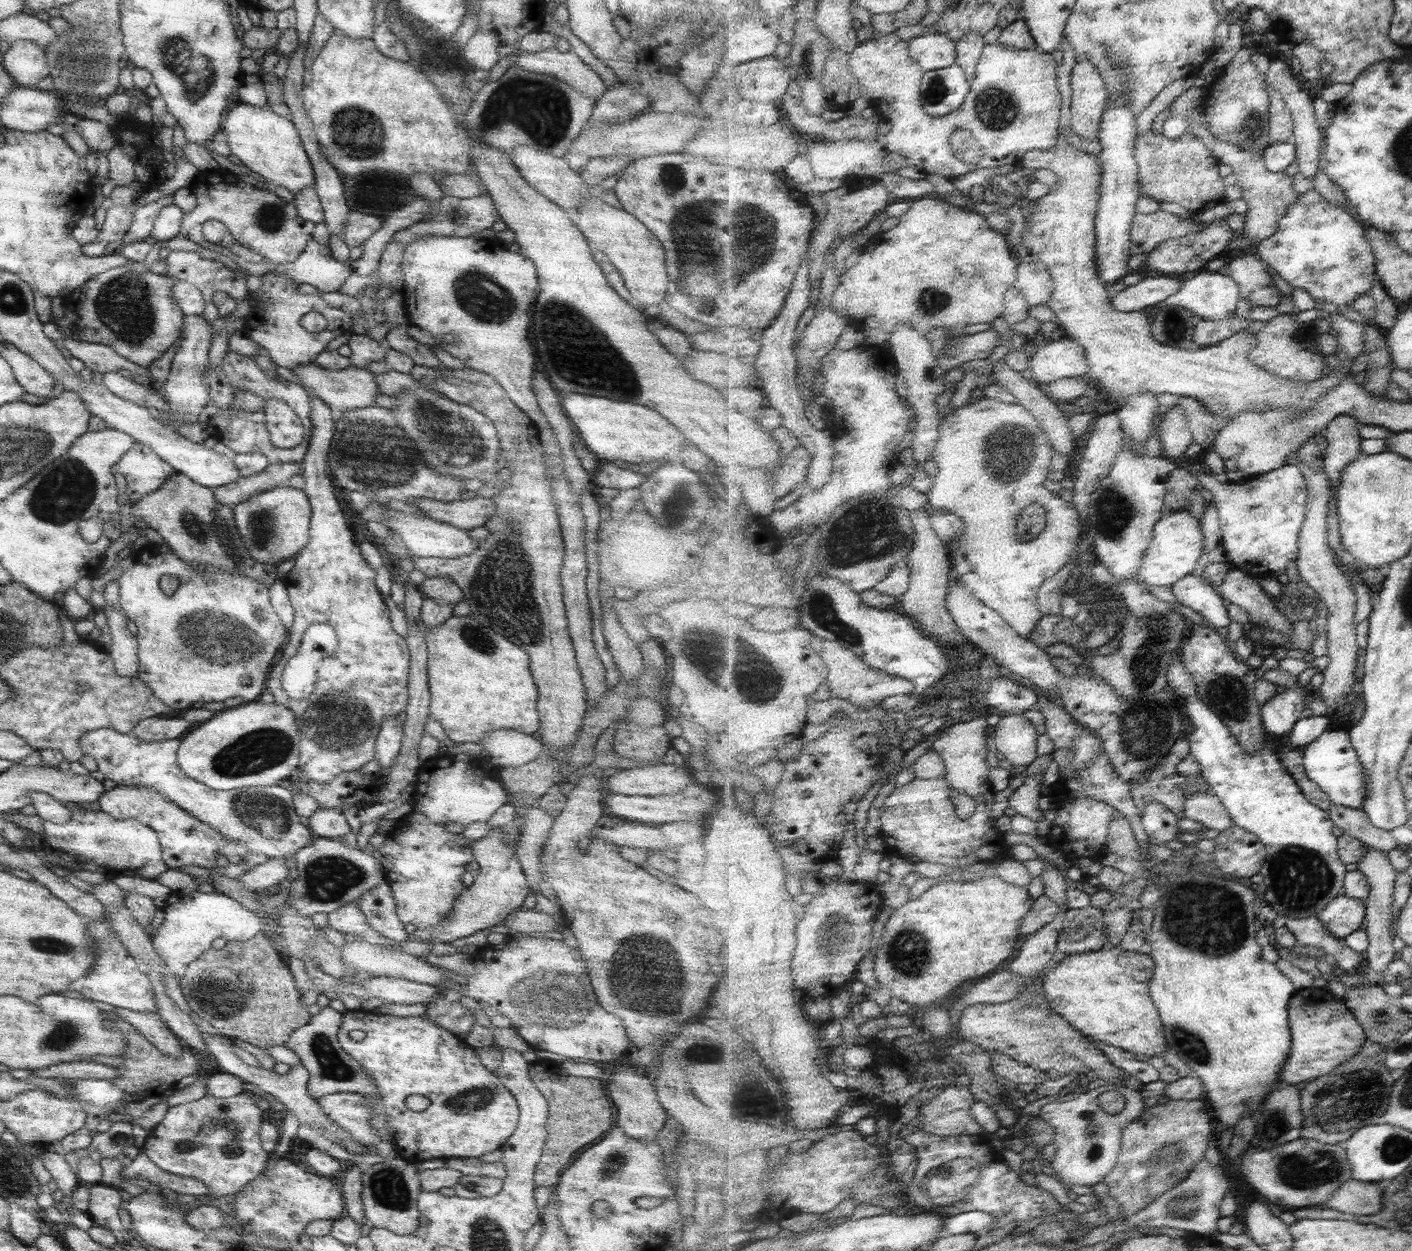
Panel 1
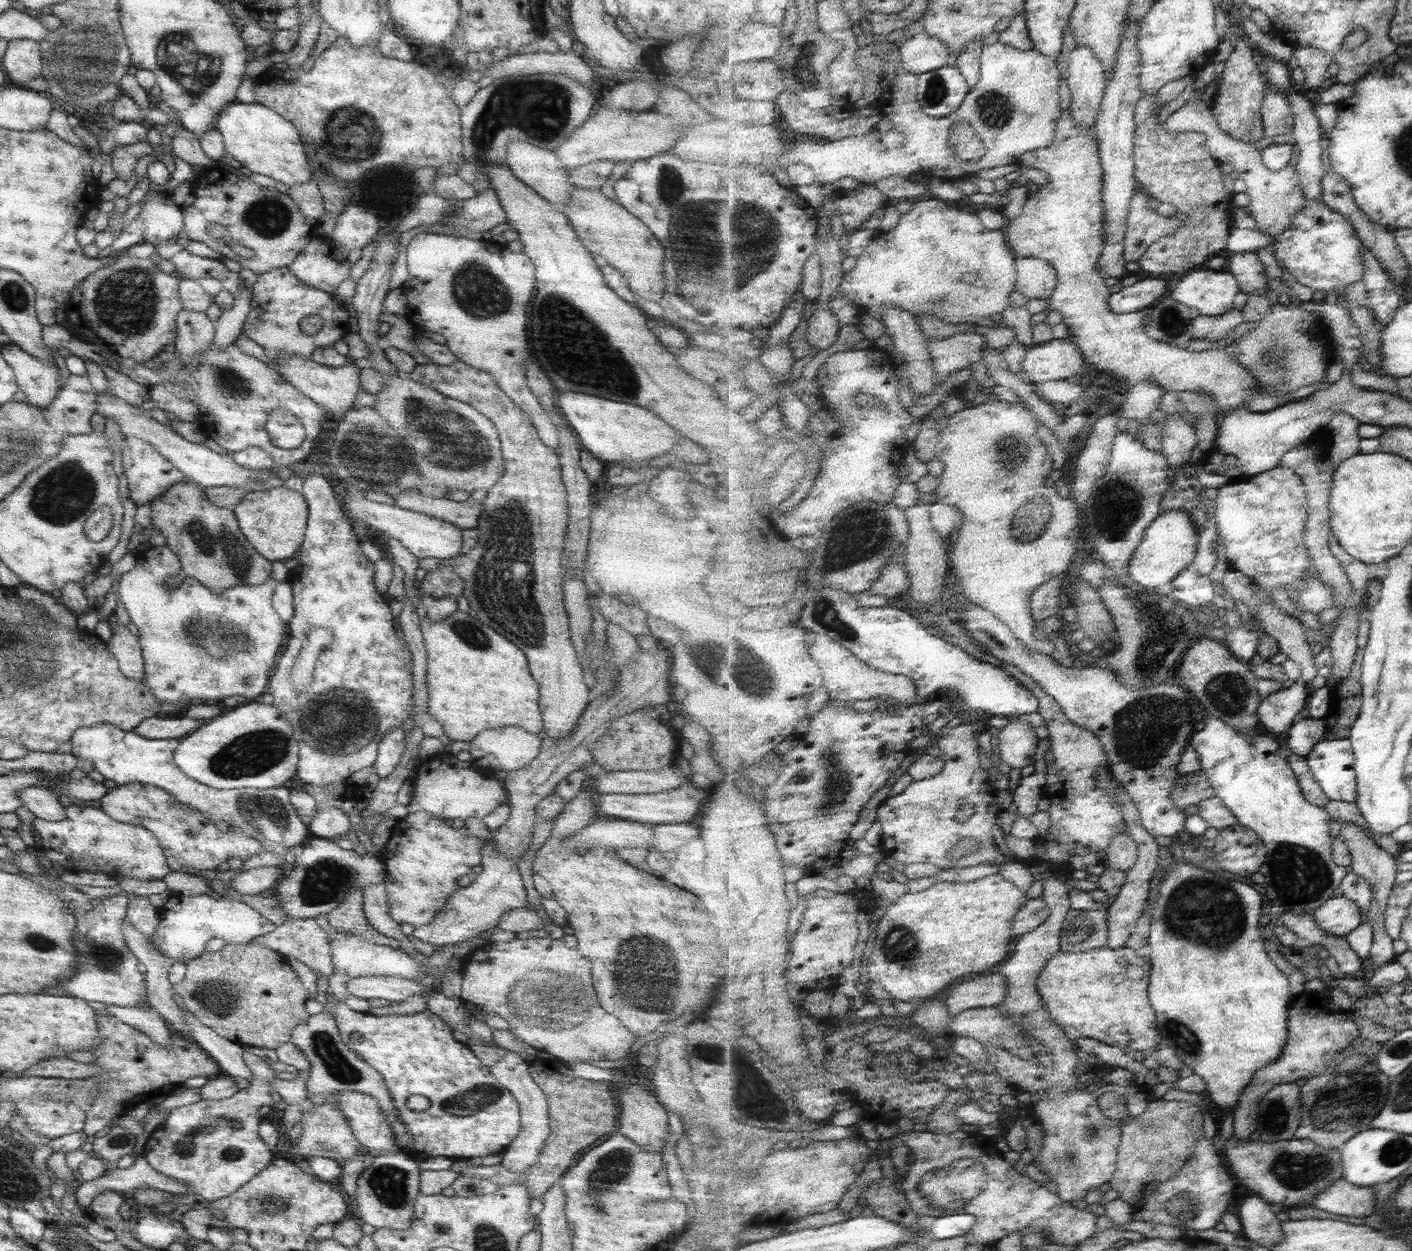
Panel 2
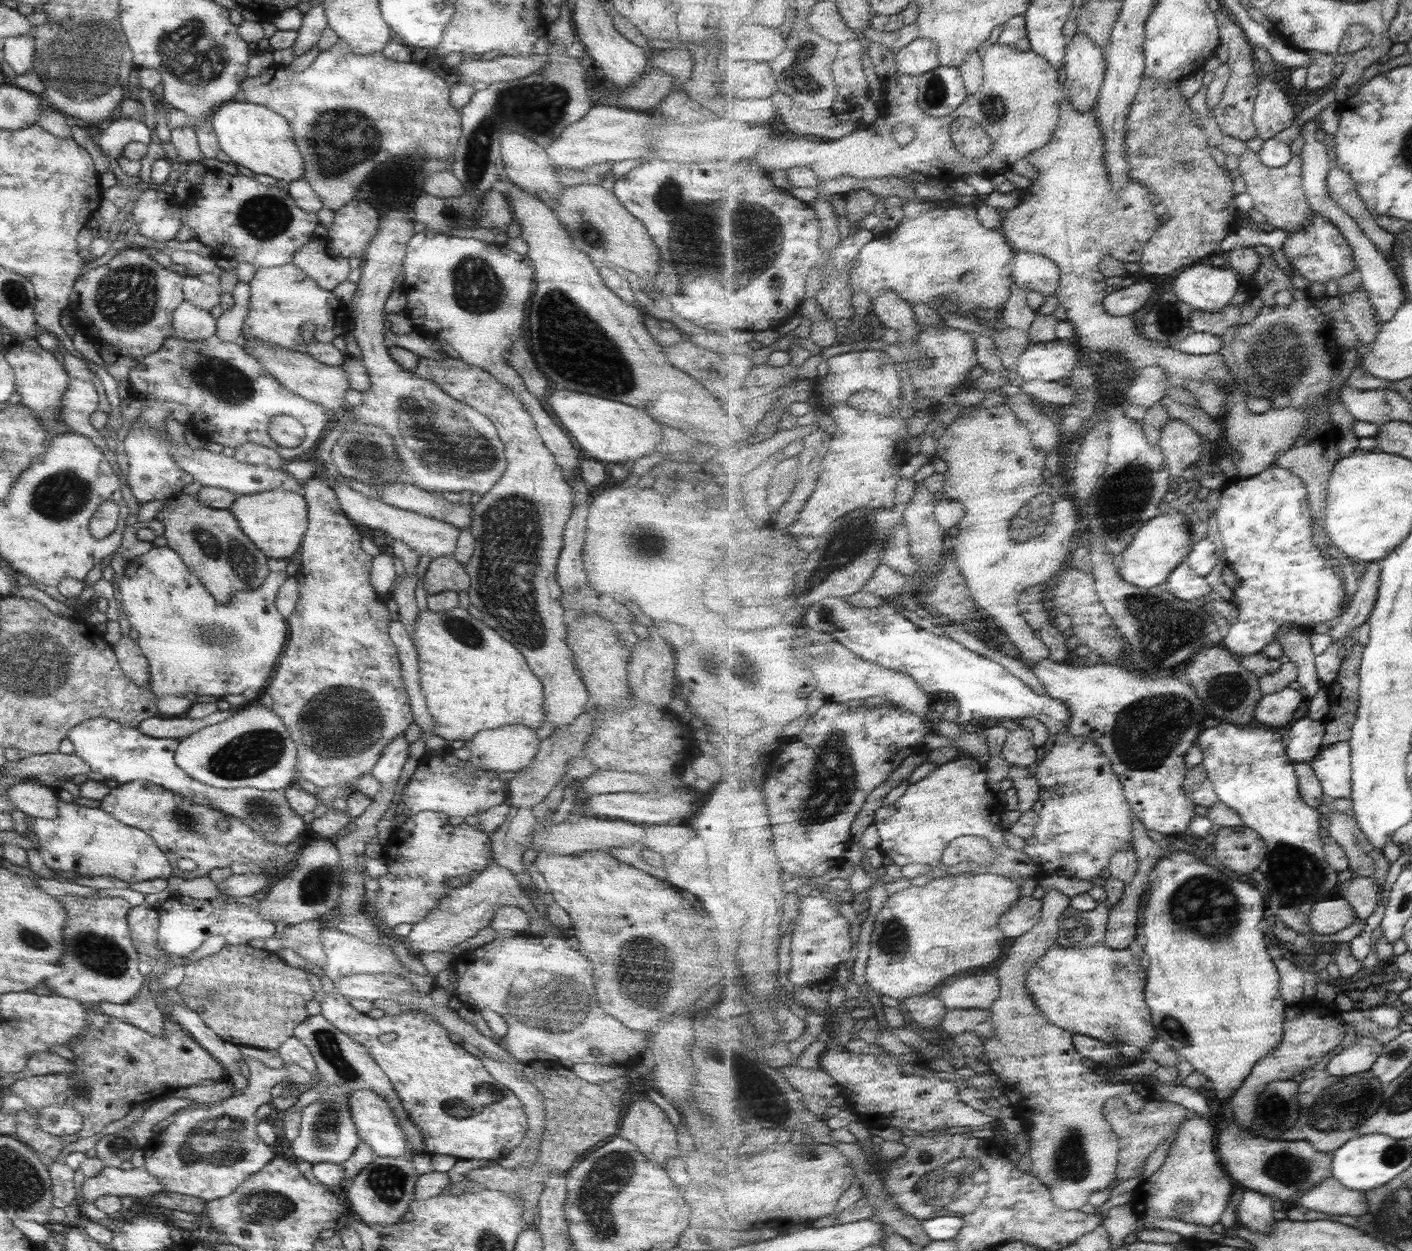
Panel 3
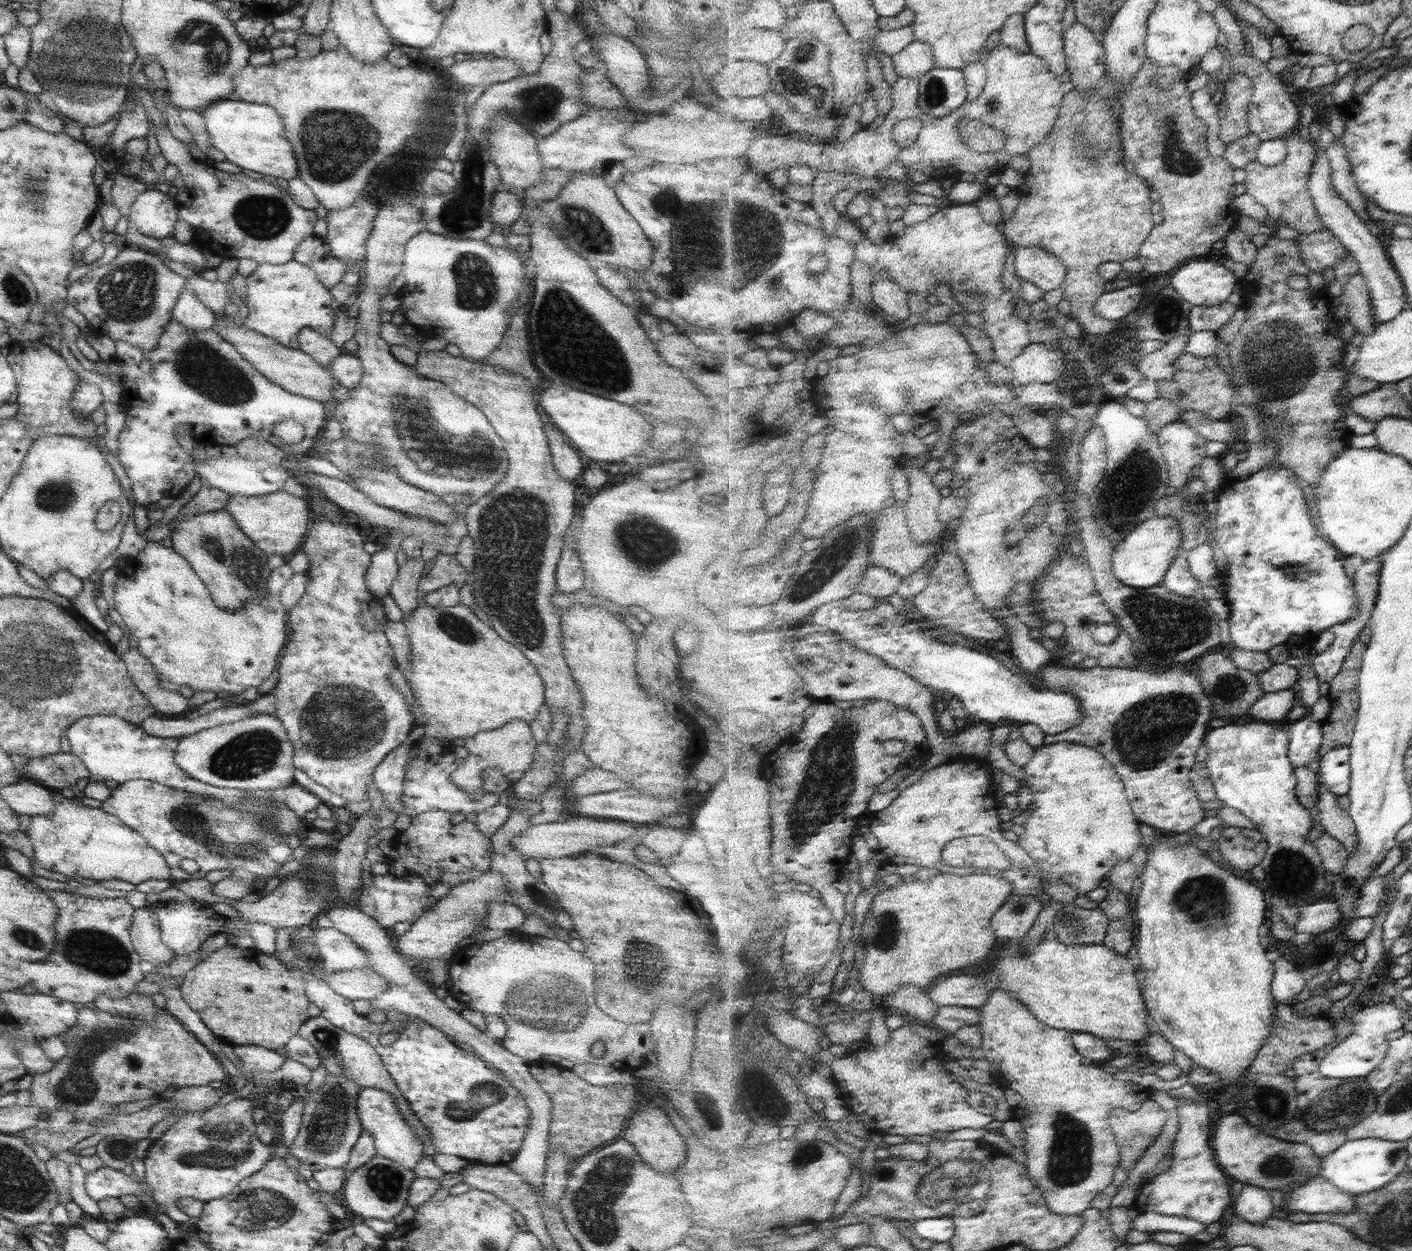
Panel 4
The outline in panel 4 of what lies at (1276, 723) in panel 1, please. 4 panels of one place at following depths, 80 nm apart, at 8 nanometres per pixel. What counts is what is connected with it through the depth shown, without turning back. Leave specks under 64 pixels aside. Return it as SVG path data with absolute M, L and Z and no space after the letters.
M1292 688L1265 693L1250 707L1249 717L1267 723L1287 723L1287 716L1295 706L1295 698L1297 696Z

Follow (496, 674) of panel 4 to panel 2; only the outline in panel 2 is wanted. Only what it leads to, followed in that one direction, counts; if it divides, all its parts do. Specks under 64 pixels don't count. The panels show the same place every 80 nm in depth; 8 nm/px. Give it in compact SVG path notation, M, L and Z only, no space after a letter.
M455 611L437 622L423 617L419 621L422 641L426 650L427 712L441 726L445 736L457 742L469 742L479 732L499 726L515 726L537 734L542 729L538 709L538 686L528 671L525 655L509 640L481 624L475 616Z

